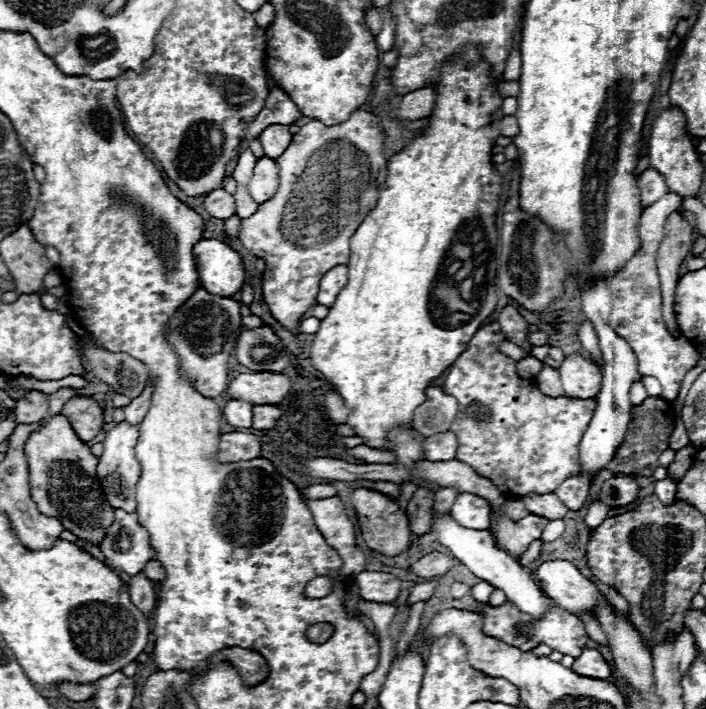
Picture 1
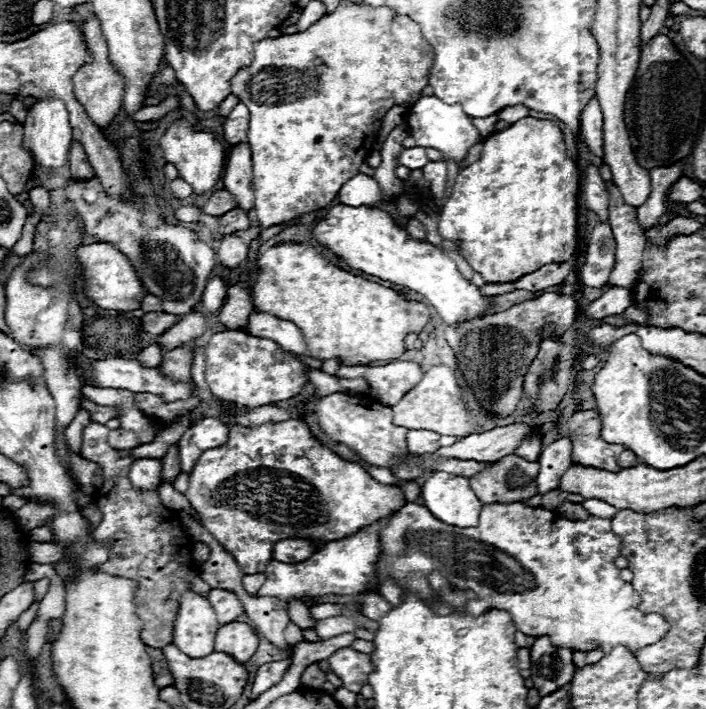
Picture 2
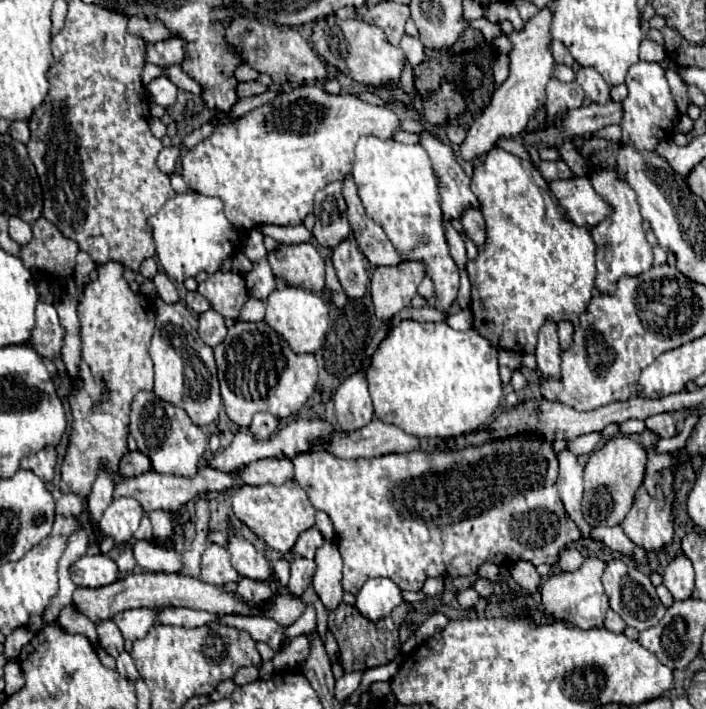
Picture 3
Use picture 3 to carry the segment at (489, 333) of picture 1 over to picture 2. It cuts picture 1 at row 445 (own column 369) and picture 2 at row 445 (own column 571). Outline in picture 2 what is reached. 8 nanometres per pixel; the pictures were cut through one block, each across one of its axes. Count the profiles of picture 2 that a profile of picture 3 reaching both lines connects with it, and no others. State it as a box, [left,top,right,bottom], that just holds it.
[514,434,542,462]

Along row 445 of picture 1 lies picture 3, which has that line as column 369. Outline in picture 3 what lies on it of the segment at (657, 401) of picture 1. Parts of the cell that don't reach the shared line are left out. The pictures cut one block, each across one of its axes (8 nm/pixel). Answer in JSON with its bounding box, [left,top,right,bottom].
[328,602,410,672]

